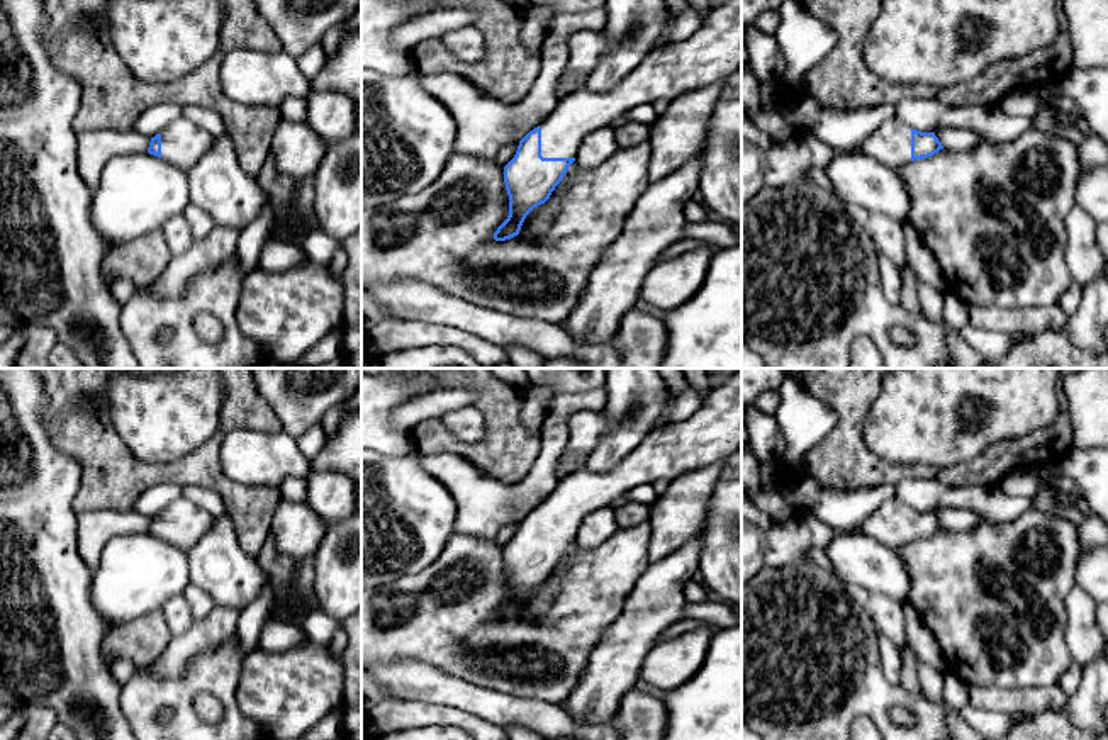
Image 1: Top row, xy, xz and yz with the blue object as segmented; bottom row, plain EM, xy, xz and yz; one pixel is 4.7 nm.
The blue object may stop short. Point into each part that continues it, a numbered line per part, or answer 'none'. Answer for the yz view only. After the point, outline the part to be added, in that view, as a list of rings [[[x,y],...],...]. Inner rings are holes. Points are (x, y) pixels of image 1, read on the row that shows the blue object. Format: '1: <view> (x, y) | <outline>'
1: yz (891, 143) | [[[893,117],[859,146],[860,153],[887,166],[899,168],[911,161],[911,127]]]

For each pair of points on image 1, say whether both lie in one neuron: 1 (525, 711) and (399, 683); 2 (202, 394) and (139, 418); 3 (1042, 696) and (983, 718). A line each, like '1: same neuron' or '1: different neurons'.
1: same neuron
2: same neuron
3: different neurons

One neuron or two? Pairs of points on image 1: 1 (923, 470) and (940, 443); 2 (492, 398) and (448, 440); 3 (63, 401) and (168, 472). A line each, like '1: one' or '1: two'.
1: two
2: one
3: one

